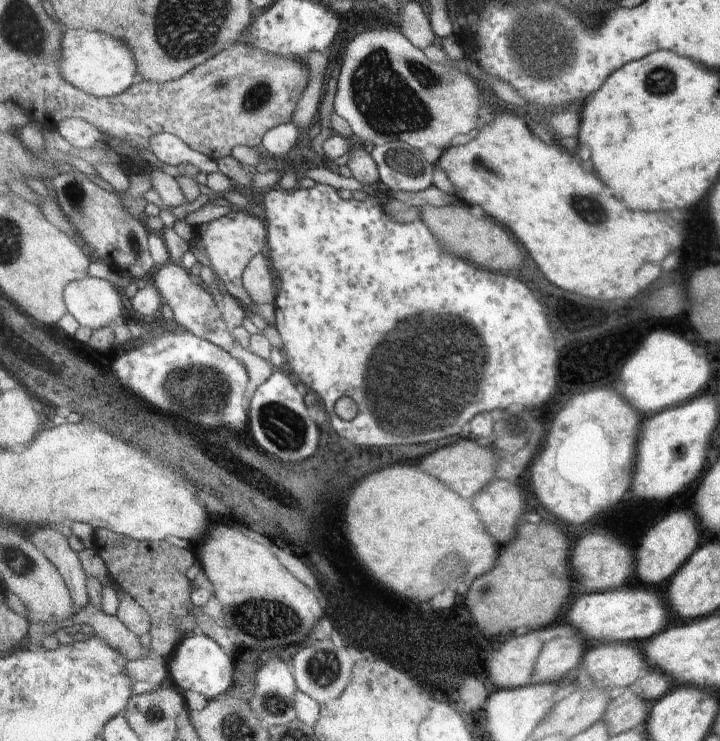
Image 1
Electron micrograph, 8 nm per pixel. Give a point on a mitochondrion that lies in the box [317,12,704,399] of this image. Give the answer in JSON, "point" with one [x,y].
{"point":[387,89]}

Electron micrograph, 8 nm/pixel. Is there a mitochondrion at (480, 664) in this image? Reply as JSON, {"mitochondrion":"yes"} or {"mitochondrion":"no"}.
{"mitochondrion":"no"}

